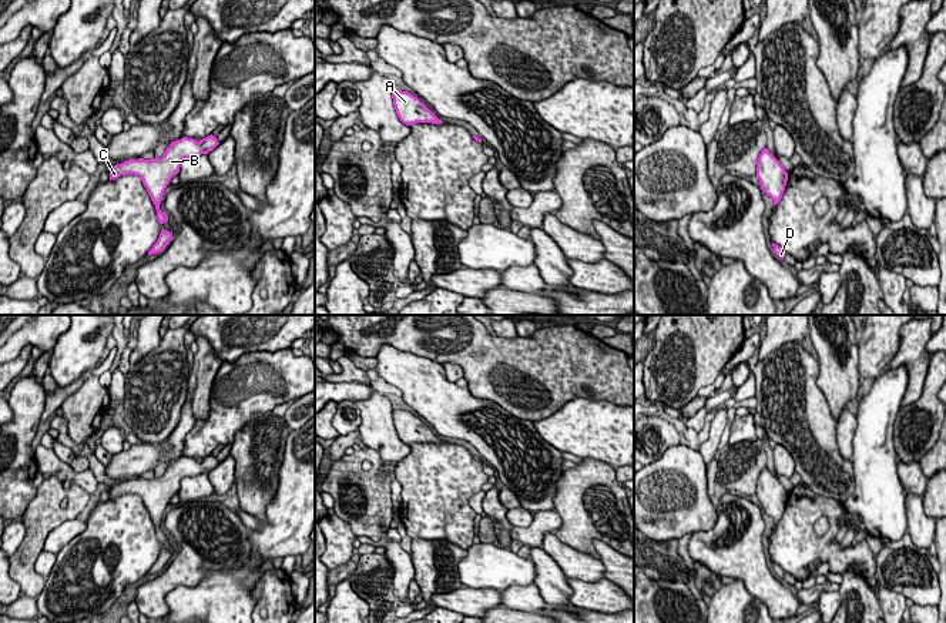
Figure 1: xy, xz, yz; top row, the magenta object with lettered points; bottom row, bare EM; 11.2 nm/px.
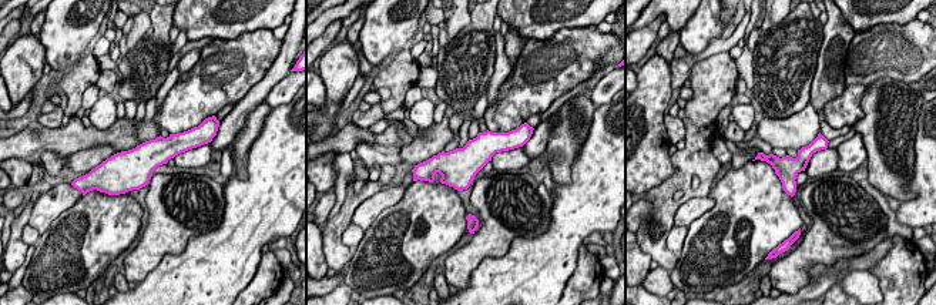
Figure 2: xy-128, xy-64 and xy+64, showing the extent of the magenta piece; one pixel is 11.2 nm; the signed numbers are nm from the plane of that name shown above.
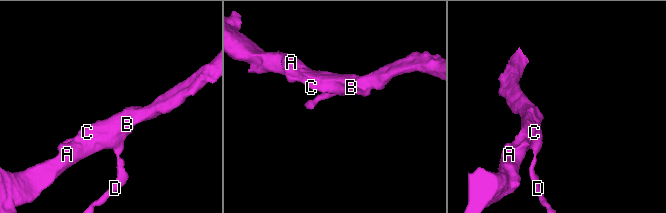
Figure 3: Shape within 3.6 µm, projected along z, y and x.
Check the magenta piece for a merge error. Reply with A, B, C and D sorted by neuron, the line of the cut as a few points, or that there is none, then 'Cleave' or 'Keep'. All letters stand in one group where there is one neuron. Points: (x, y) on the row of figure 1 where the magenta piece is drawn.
Groups: A B C D. No split. Keep

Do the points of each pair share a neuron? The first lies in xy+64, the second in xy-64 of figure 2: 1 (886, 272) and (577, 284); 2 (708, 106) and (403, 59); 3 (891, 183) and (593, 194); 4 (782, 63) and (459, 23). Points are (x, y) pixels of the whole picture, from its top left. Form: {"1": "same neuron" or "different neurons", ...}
{"1": "same neuron", "2": "same neuron", "3": "different neurons", "4": "different neurons"}

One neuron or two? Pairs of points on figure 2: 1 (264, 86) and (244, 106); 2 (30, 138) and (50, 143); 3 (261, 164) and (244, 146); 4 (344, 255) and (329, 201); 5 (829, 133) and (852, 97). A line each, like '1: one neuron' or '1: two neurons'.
1: one neuron
2: one neuron
3: two neurons
4: two neurons
5: two neurons

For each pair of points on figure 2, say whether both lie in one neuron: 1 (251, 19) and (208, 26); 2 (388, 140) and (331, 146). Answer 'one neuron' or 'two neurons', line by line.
1: one neuron
2: one neuron

